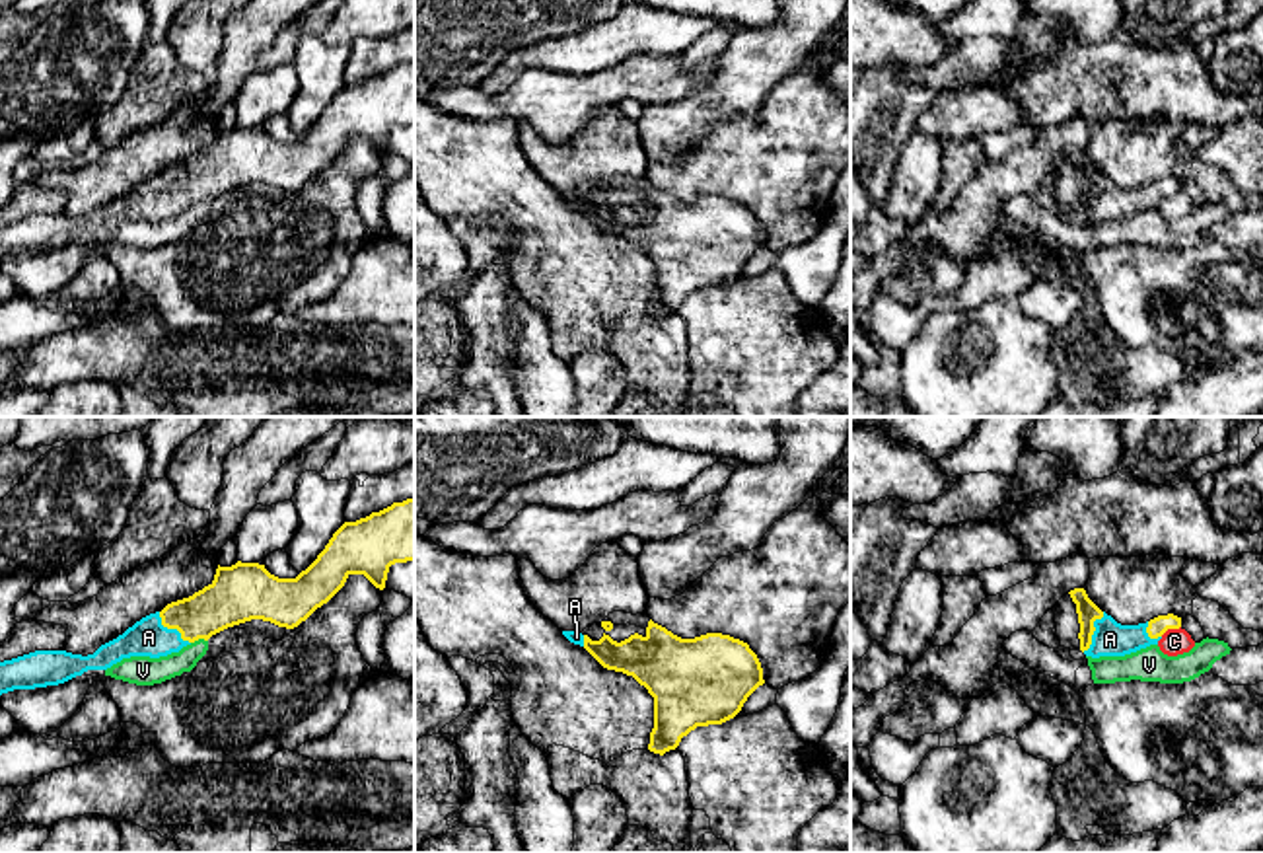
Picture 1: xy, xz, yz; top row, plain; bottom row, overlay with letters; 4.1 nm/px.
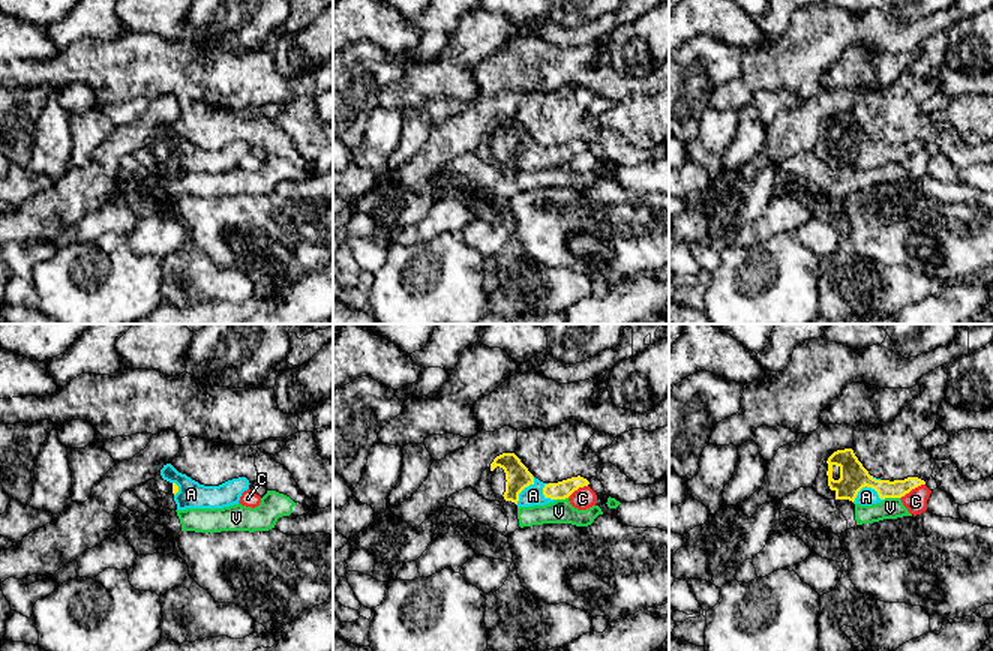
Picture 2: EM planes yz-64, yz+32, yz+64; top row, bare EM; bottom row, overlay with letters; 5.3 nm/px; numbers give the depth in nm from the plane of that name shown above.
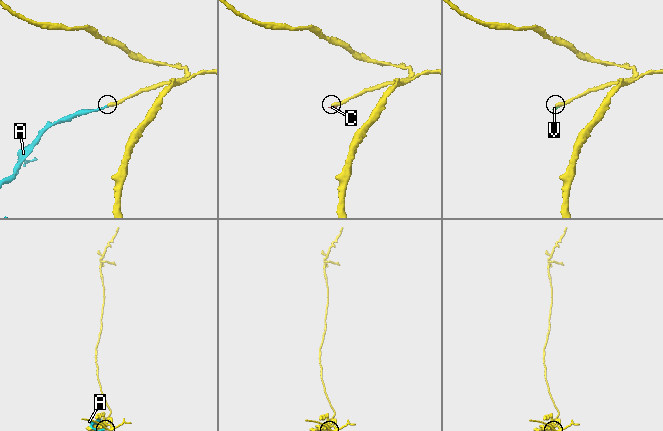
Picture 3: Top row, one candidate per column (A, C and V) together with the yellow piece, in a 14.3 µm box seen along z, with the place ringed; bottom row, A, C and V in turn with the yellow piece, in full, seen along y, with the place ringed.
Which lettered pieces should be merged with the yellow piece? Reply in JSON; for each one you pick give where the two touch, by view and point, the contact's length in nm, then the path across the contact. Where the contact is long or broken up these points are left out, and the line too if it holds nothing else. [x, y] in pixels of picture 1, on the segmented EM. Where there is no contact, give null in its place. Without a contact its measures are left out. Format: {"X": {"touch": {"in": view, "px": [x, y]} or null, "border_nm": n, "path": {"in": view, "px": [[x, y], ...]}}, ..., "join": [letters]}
{"A": {"touch": {"in": "yz", "px": [1094, 630]}, "border_nm": 190, "path": {"in": "yz", "px": [[1088, 612], [1094, 630], [1110, 639]]}}, "join": ["A"]}

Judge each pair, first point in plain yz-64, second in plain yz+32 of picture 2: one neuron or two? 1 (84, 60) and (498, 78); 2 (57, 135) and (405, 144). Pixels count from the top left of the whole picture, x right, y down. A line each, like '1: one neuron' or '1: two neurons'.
1: one neuron
2: two neurons

